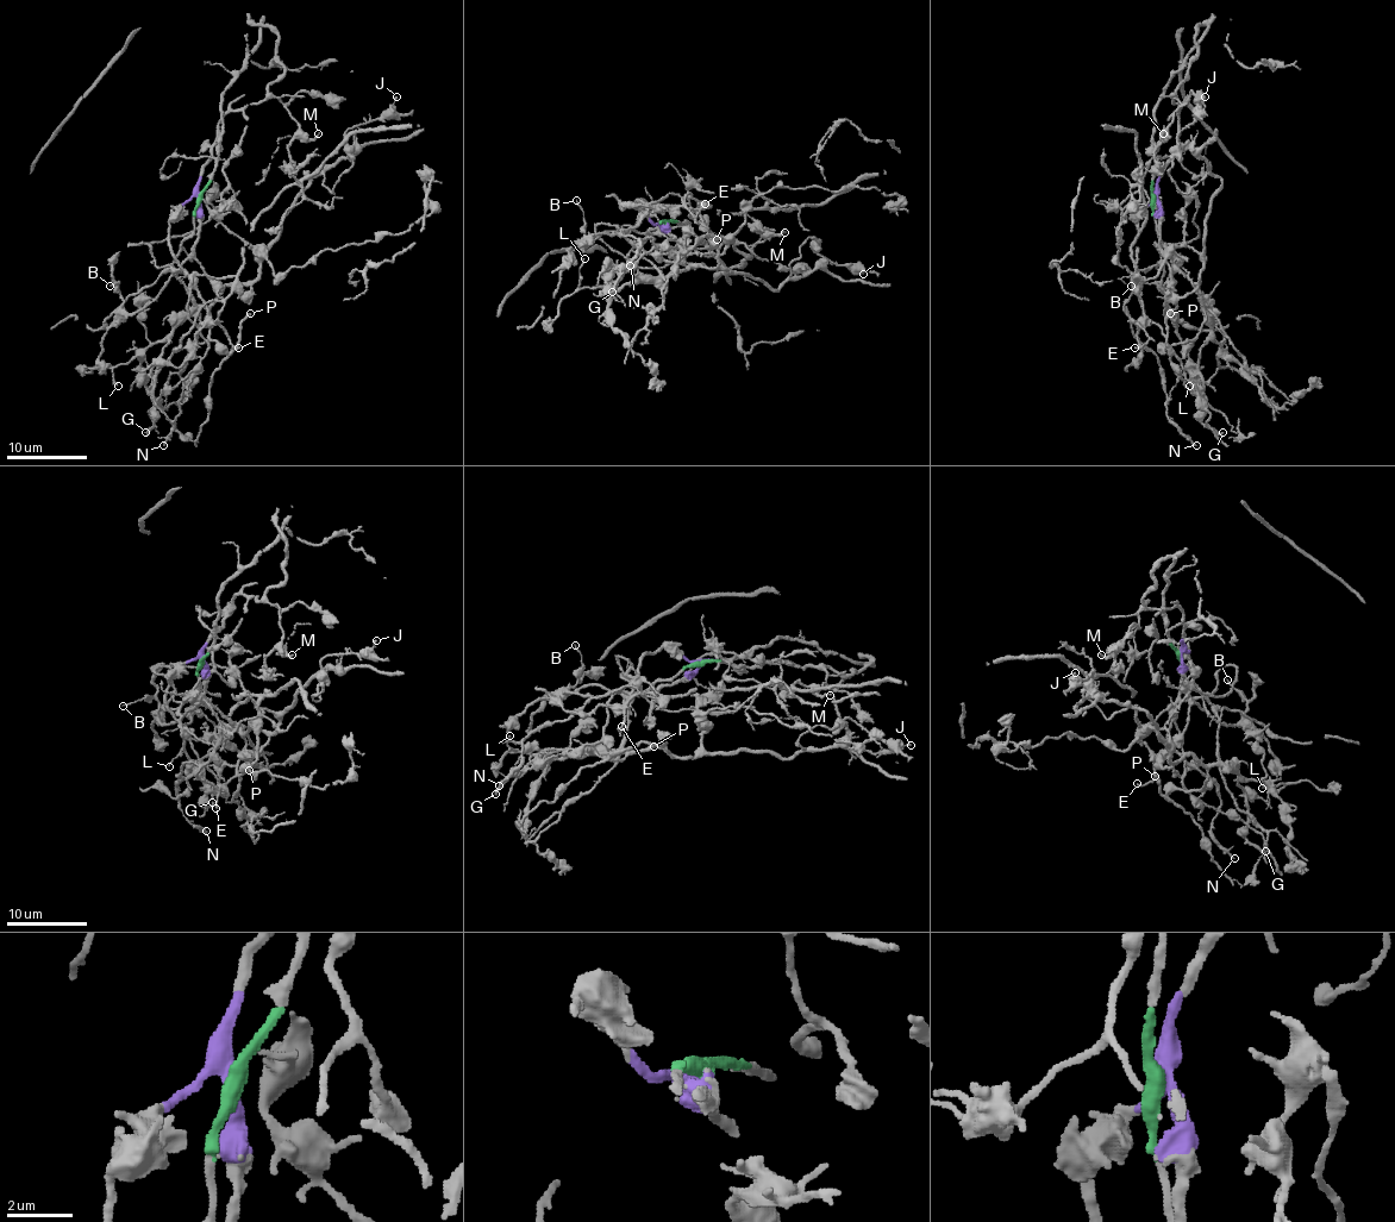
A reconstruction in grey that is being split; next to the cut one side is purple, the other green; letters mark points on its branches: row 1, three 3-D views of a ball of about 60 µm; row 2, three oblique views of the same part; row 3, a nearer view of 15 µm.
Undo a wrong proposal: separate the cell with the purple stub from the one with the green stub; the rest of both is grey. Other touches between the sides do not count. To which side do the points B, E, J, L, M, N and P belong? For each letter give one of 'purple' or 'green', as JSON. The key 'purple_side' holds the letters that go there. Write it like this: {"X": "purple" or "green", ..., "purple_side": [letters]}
{"B": "purple", "E": "purple", "J": "green", "L": "green", "M": "purple", "N": "purple", "P": "green", "purple_side": ["B", "E", "M", "N"]}

